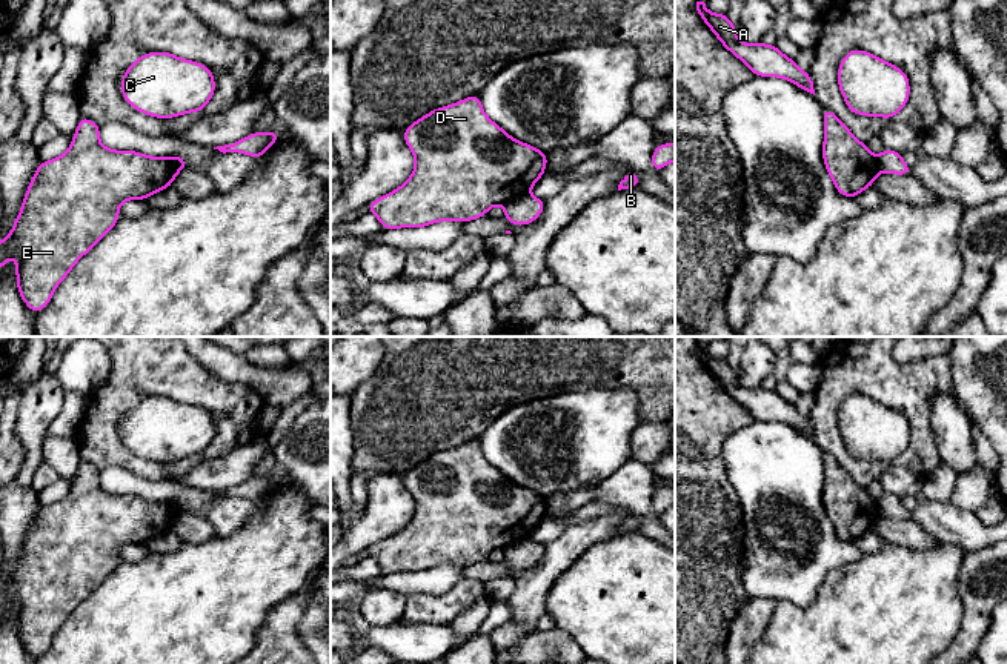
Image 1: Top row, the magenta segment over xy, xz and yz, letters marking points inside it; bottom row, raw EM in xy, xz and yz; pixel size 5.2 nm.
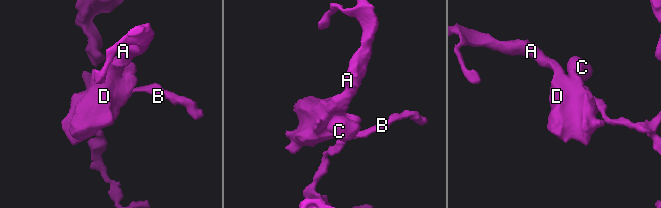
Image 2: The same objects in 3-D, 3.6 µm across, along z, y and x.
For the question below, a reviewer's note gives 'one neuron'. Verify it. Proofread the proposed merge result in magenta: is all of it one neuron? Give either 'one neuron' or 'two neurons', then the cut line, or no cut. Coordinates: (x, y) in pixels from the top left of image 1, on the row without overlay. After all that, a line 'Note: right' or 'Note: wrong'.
two neurons; cut in xz along (528, 537), (505, 549)
Note: wrong

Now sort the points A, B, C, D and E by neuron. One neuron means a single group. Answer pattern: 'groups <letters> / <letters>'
groups A C D E / B

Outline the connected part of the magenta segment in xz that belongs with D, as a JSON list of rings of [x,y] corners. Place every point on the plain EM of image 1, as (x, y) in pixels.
[[[470,440],[450,450],[441,450],[414,466],[403,475],[404,486],[415,501],[412,520],[395,535],[367,549],[381,567],[381,573],[426,572],[437,566],[467,567],[484,561],[495,549],[506,549],[529,538],[529,533],[544,520],[549,500],[521,487],[494,467],[481,450],[480,440]]]

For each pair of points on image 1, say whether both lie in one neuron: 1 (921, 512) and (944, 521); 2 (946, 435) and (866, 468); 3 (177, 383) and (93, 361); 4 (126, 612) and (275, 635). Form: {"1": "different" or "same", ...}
{"1": "same", "2": "different", "3": "different", "4": "different"}

